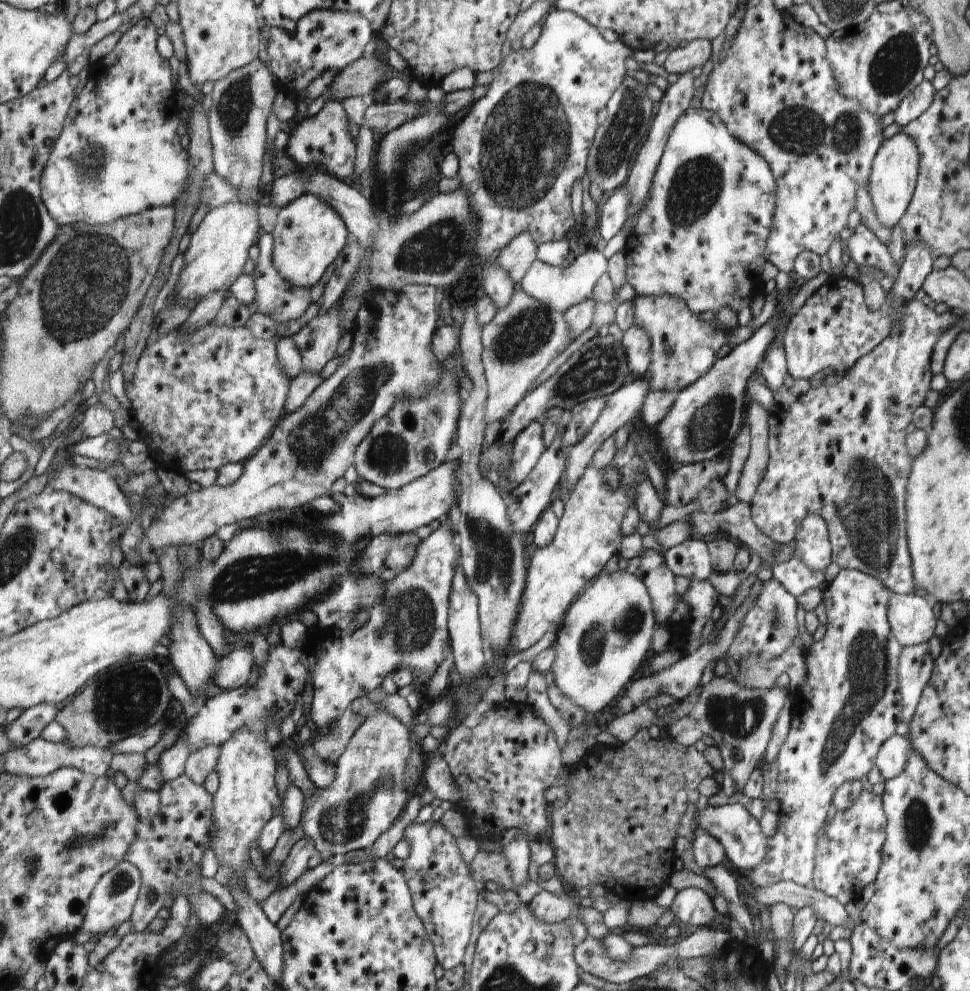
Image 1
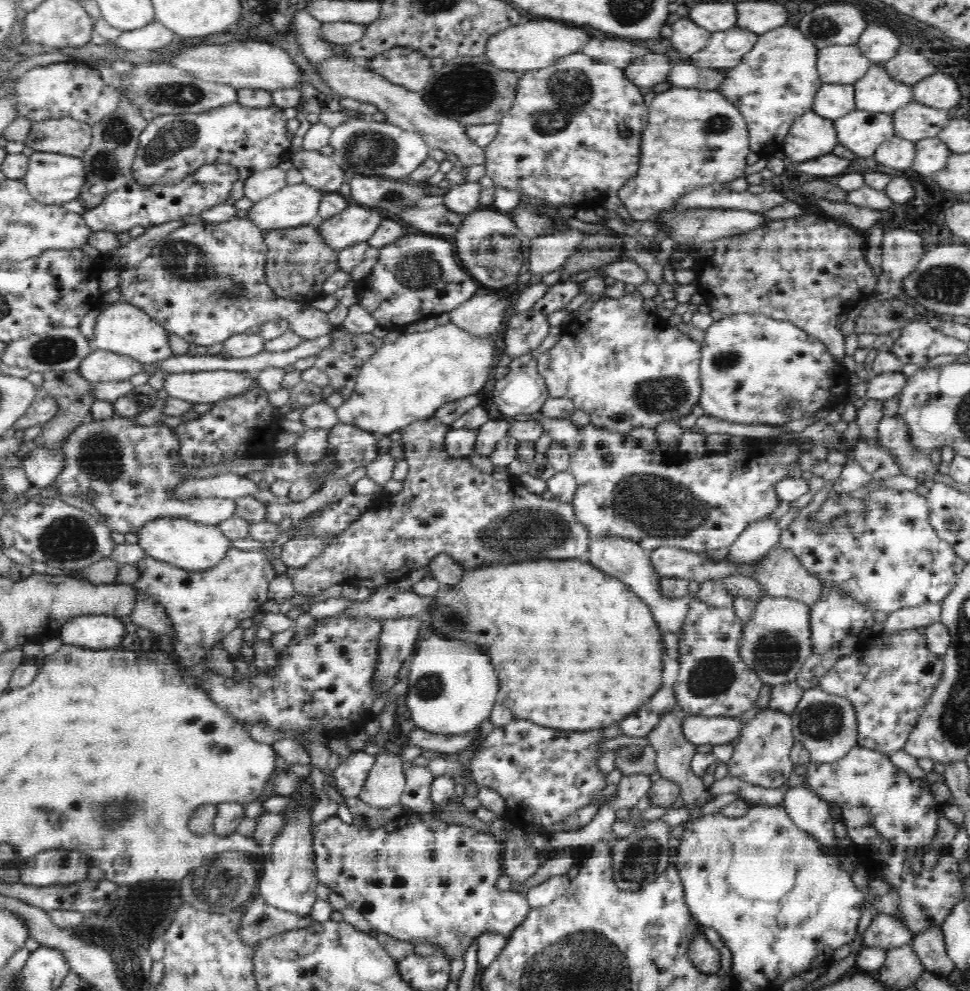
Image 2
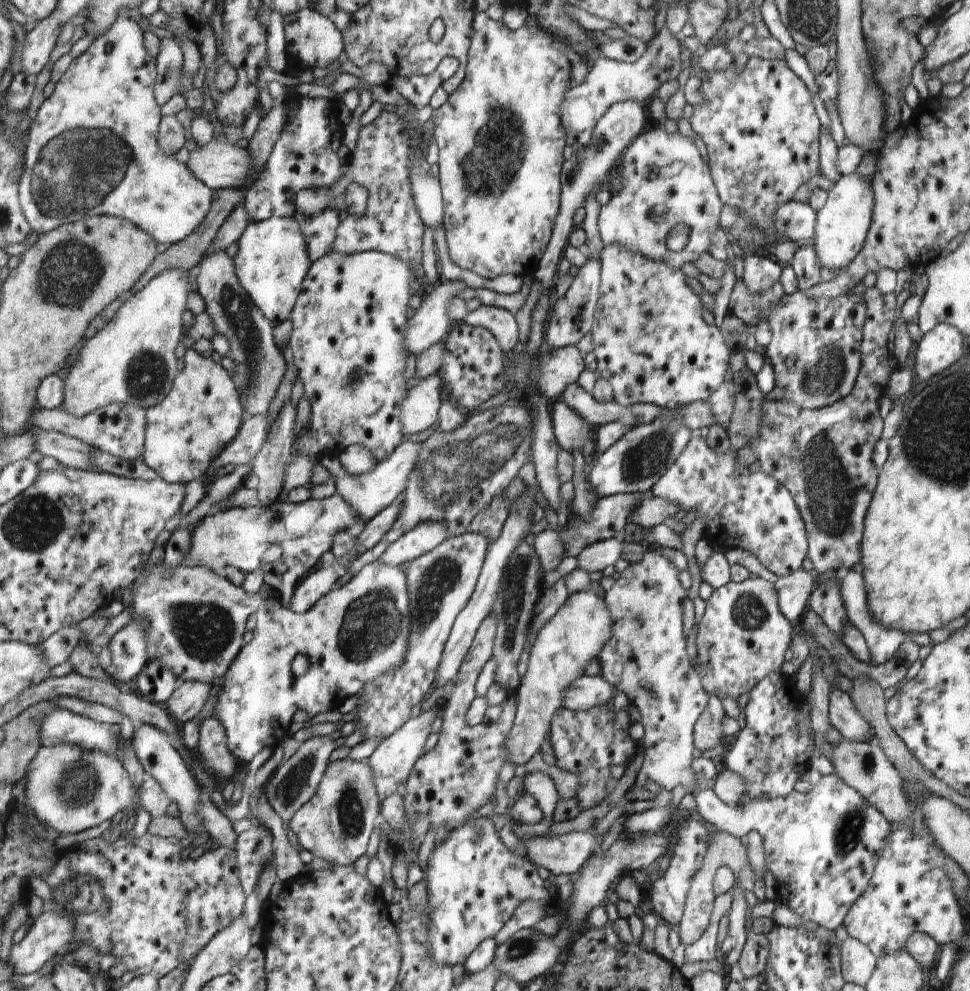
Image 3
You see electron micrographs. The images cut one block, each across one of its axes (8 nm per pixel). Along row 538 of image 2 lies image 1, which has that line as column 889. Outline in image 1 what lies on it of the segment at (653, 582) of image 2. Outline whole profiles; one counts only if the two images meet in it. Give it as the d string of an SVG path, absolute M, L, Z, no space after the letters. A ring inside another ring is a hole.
M892 593L888 604L888 620L894 638L907 648L926 643L934 636L936 618L930 604L916 593Z

